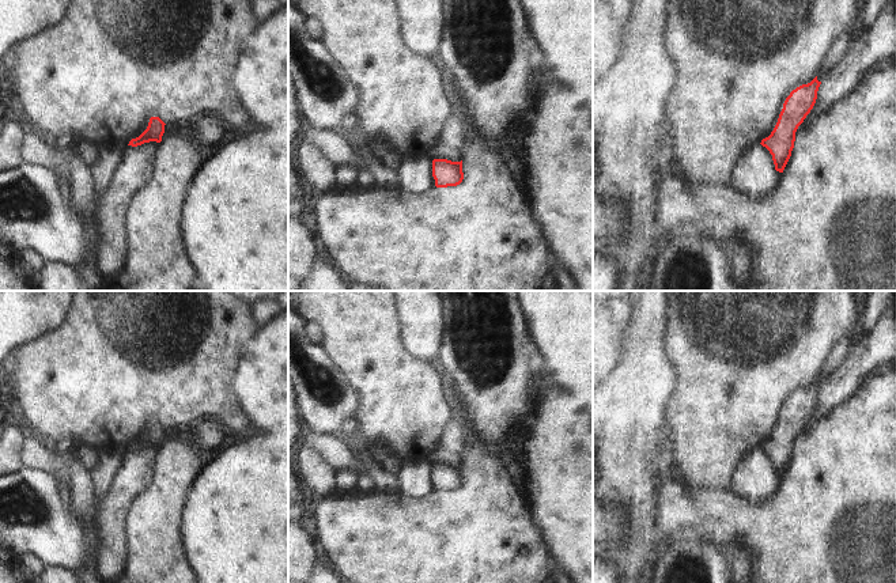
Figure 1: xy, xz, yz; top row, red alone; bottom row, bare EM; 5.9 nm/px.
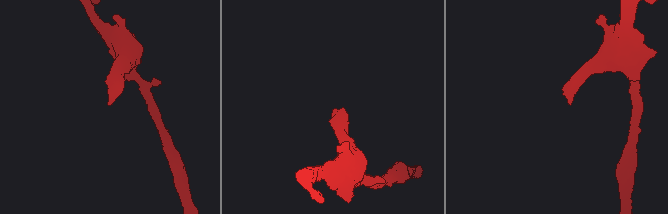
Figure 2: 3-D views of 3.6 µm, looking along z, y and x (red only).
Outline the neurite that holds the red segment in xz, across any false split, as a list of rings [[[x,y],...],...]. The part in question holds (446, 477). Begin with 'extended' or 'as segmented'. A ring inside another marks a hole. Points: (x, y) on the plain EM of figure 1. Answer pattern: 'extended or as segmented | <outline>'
as segmented | [[[447,463],[432,465],[432,481],[436,492],[457,491],[464,484],[462,465],[451,466]]]

